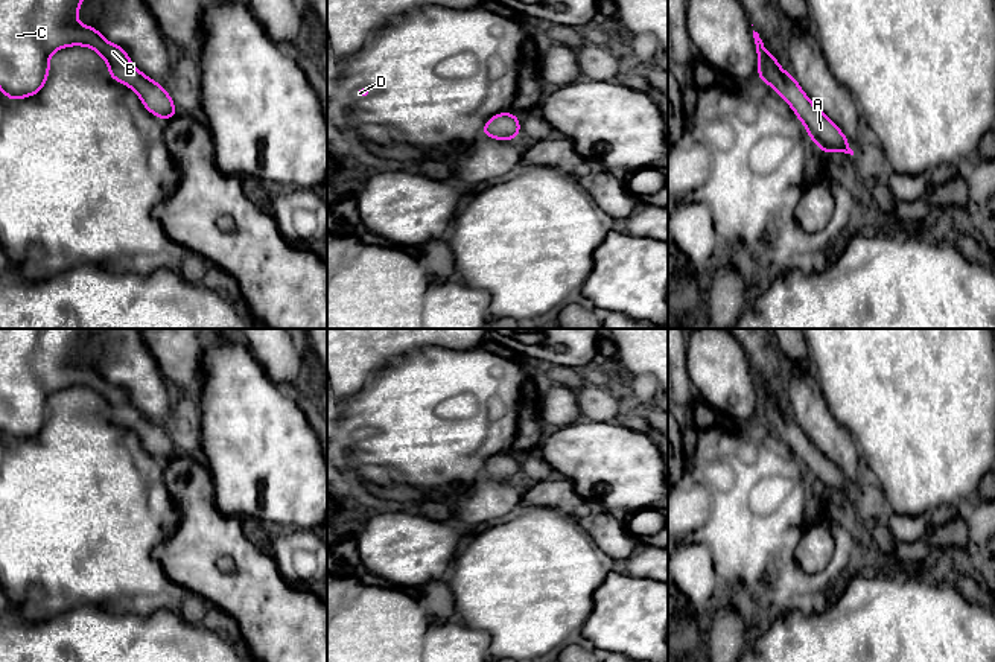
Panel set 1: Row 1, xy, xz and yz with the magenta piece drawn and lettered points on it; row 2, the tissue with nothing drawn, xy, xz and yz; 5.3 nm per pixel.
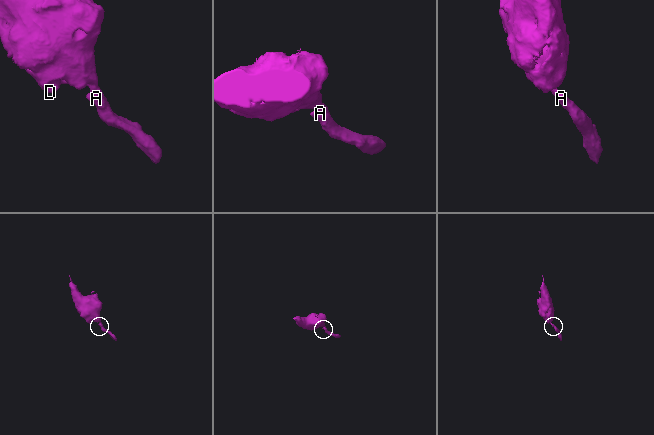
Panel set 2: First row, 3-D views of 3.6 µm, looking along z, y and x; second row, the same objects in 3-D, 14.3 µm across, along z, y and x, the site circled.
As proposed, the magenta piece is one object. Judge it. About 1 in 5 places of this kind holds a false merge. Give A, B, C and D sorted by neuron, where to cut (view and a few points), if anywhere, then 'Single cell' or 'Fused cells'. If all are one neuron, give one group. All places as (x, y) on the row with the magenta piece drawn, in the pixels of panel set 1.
Groups: A B C D. No split. Single cell

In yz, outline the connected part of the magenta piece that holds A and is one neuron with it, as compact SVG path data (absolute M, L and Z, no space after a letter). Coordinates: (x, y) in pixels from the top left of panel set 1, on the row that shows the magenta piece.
M753 30L758 53L758 78L773 87L788 102L805 125L809 138L825 152L844 152L854 155L849 140L840 128L826 117L805 94L794 76L784 72L771 53L767 52L759 33Z

